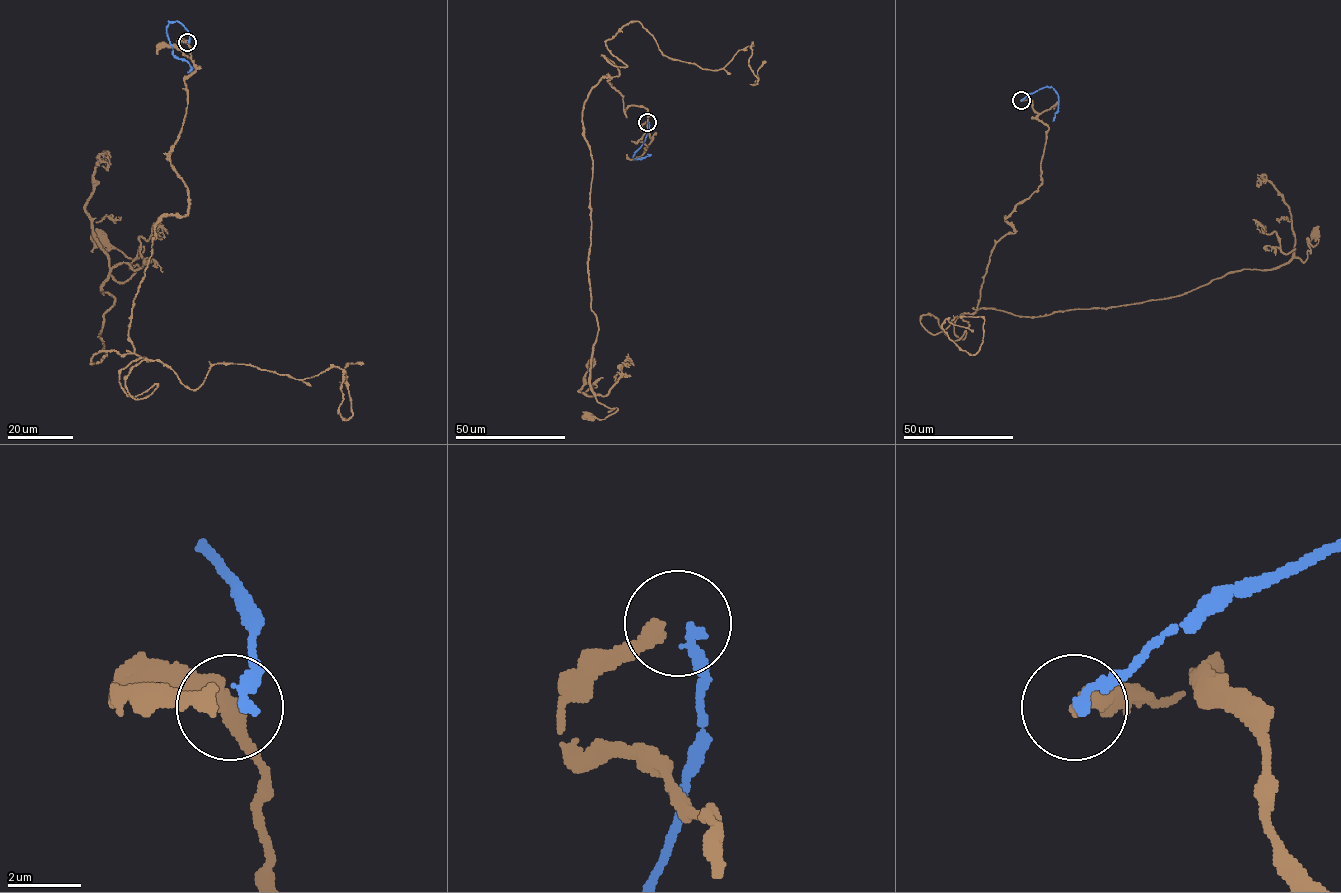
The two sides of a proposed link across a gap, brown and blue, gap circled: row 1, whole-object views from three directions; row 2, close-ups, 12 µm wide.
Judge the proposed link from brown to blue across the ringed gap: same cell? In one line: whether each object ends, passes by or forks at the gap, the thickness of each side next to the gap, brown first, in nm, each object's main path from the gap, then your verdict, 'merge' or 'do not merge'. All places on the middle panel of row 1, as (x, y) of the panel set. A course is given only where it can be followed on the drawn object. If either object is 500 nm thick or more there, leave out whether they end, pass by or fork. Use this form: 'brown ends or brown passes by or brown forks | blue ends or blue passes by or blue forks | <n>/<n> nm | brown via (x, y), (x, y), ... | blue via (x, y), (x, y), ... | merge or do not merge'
brown ends | blue ends | 420/240 nm | brown via (647, 122), (645, 149), (648, 110), (626, 116), (610, 77), (584, 102), (590, 387), (618, 409), (587, 416) | blue via (648, 122), (648, 131), (633, 158), (644, 158), (647, 154) | do not merge

